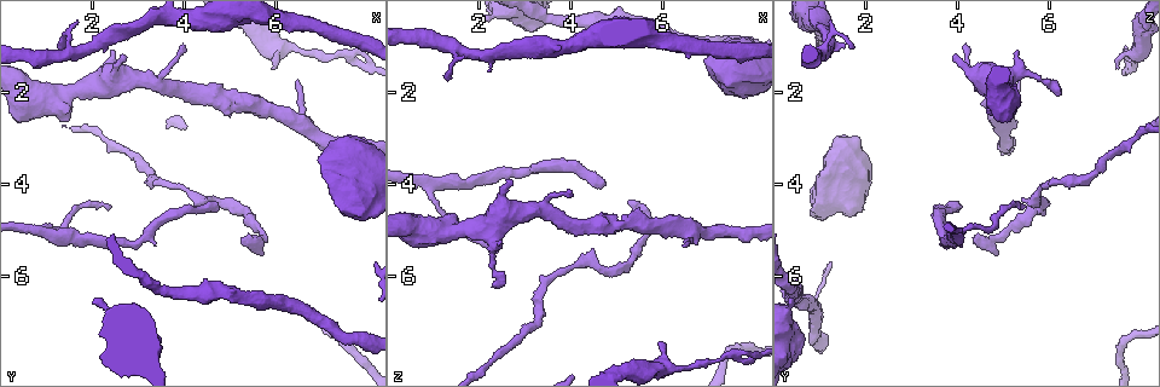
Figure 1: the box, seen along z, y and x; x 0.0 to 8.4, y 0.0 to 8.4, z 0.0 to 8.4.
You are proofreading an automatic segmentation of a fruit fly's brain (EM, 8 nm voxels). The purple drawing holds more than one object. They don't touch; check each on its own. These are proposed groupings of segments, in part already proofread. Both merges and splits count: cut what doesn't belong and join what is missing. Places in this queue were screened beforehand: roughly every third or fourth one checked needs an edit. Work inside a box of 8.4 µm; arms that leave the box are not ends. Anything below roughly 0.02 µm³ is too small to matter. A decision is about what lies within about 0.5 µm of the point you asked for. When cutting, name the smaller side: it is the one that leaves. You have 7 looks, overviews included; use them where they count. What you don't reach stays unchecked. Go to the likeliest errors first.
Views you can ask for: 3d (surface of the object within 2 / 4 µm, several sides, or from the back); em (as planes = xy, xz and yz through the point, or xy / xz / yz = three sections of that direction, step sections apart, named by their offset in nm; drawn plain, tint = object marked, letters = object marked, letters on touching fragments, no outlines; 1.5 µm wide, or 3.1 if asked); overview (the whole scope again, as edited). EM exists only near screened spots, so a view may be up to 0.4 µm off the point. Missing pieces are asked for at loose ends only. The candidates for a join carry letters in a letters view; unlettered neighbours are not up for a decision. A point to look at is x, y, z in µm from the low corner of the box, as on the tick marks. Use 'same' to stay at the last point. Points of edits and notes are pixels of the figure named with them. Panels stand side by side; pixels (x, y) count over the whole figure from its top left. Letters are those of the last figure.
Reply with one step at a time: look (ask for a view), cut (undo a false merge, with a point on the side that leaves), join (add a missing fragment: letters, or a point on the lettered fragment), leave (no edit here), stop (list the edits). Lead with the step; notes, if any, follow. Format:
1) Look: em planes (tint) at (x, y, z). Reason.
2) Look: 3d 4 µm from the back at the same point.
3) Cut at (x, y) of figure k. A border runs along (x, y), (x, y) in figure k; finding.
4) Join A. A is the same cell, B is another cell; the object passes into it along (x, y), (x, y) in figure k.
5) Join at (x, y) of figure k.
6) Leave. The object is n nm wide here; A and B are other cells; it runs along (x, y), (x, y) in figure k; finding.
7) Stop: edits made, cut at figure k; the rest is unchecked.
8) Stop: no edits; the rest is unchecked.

Look: 3d 2 µm at (2.75, 1.20, 4.00). Branch stops here.

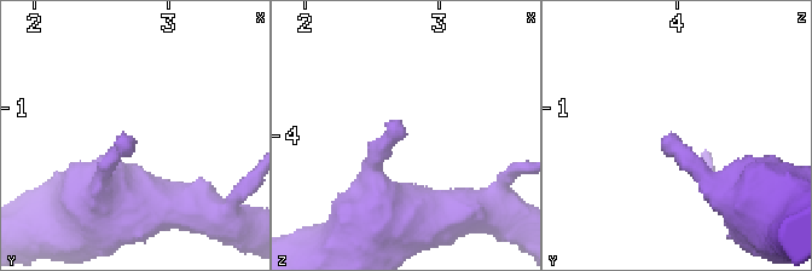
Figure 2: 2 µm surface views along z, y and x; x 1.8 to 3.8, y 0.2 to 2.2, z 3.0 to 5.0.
Look: em planes (letters) at (2.76, 1.20, 4.02).

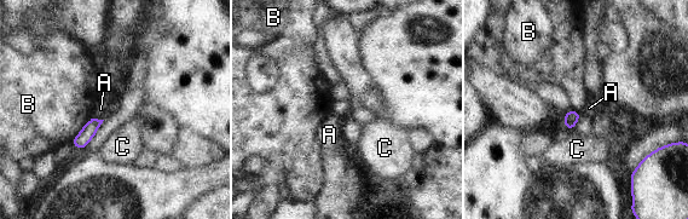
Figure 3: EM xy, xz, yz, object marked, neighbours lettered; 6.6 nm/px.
Leave. A, B and C are other cells; a border runs along (92, 117), (103, 120) in figure 3; no lettered fragment goes on from it.

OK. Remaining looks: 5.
Look: 3d 2 µm at (2.45, 4.50, 5.45). An open end.

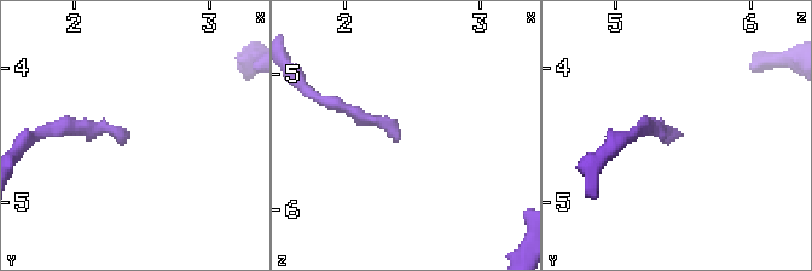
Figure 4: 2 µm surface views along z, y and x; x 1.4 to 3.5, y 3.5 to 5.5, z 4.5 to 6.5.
Look: em planes (letters) at (2.42, 4.50, 5.44). Shape alone is not enough.

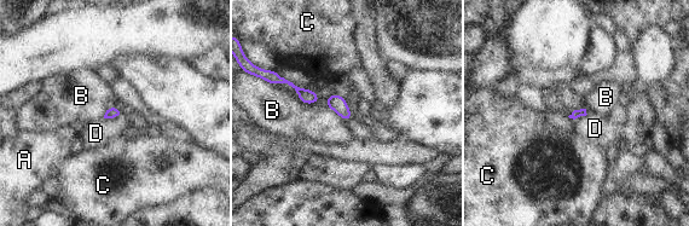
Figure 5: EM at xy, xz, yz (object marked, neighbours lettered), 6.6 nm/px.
Leave. A, B, C and D are other cells; no lettered fragment goes on from it.

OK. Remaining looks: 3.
Look: em 3.1 µm xy step 8 (plain) at (2.40, 2.05, 6.20). An open end.

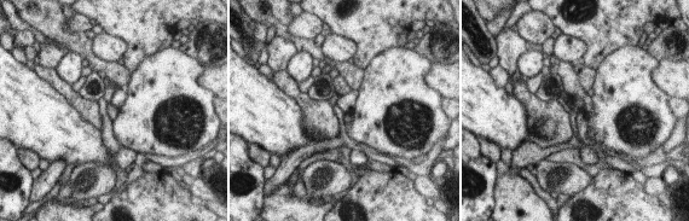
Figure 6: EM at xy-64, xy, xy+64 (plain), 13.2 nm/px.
Look: em 3.1 µm xy step 8 (letters) at the same point. See the neighbours.

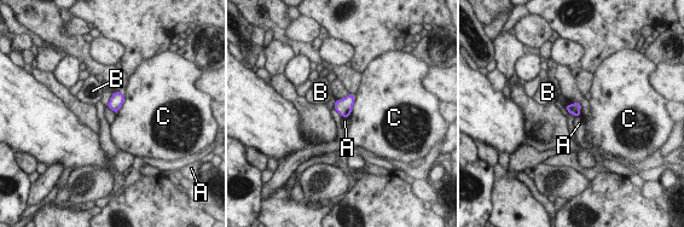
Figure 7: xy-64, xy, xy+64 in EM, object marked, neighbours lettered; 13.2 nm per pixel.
Leave. A, B and C are other cells; no lettered fragment goes on from it.

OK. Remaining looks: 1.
Stop: no edits; the rest is unchecked.

